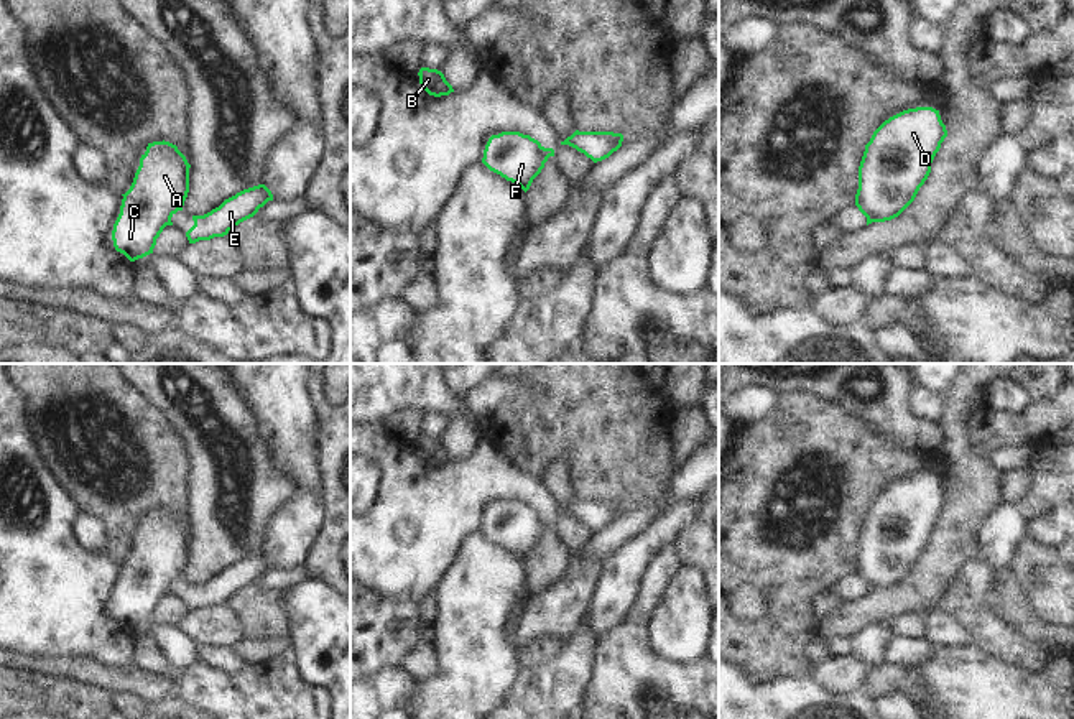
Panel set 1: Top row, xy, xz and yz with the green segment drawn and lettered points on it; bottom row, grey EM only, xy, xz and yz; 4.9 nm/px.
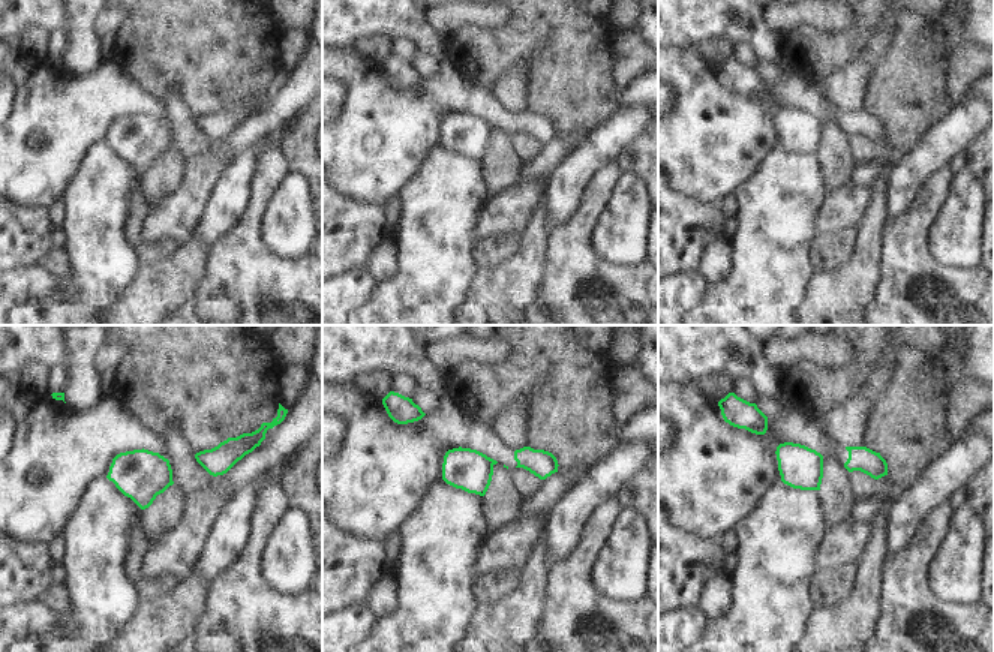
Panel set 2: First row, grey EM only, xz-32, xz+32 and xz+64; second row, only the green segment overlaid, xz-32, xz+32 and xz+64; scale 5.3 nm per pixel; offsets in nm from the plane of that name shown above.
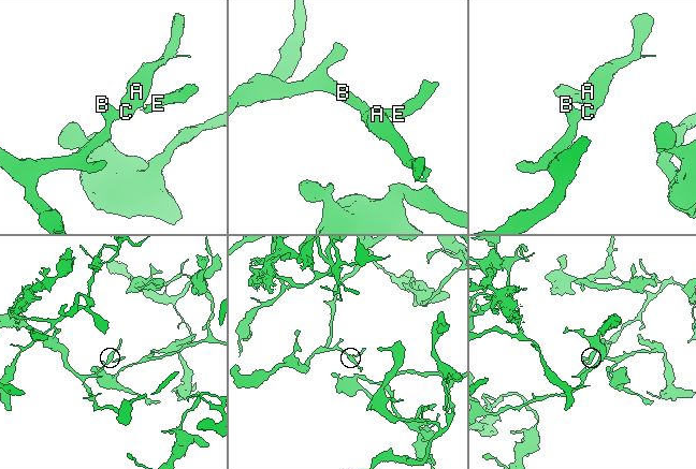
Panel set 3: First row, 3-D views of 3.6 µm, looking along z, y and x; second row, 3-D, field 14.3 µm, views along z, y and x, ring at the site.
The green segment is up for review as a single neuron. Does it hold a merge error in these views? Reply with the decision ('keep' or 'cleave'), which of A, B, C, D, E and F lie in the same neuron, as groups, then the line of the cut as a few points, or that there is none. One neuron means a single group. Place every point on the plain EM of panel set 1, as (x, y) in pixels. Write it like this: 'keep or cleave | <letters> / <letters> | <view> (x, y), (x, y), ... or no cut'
cleave | A B C D F / E | xz (538, 512), (540, 519), (548, 525)

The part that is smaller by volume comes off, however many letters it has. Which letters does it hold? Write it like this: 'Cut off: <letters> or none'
Cut off: E

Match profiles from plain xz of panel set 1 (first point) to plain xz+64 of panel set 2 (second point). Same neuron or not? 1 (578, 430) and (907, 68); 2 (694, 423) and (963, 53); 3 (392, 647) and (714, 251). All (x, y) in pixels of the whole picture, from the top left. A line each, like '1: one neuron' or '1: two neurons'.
1: one neuron
2: one neuron
3: two neurons

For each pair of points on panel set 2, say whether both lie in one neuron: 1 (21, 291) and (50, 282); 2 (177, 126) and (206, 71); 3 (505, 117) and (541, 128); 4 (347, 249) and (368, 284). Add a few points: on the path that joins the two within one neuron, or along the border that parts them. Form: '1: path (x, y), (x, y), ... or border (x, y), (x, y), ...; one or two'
1: path (29, 284), (32, 281), (42, 281); one
2: border (171, 89), (180, 93), (180, 98), (197, 116); two
3: path (514, 123), (532, 125); one
4: border (365, 266), (357, 266), (338, 276); two

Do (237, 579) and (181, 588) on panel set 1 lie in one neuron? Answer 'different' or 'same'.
same

